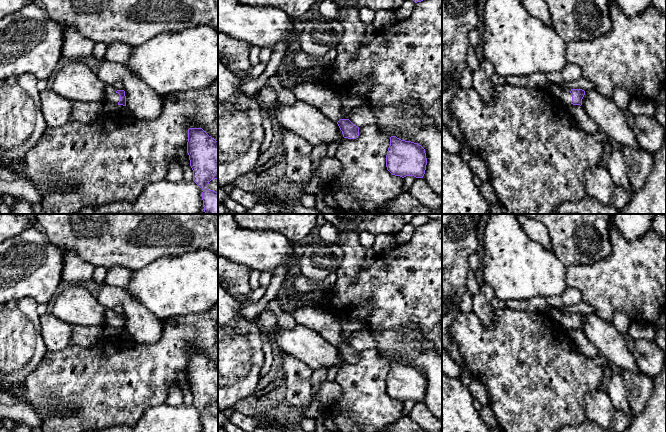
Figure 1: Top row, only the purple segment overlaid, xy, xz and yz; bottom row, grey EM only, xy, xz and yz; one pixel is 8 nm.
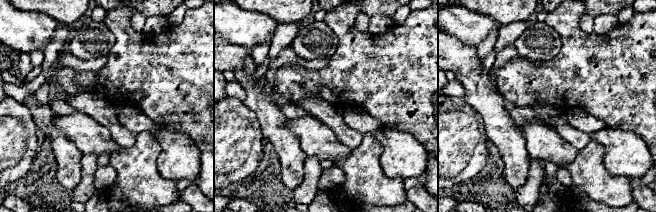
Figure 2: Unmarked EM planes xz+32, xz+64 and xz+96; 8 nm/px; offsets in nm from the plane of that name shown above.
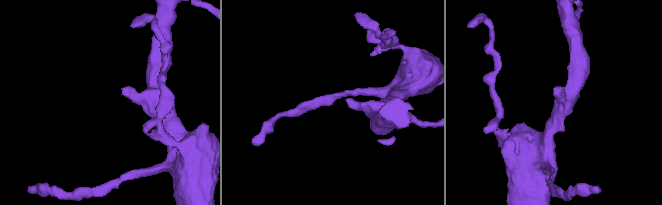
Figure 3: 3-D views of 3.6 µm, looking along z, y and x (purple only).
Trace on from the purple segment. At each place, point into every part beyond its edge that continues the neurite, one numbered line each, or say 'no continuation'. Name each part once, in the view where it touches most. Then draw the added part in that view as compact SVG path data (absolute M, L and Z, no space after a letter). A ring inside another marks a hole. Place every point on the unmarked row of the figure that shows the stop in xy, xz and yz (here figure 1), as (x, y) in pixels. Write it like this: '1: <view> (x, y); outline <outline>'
1: xy (111, 321); outline M106 309L103 328L118 328L120 319L116 315L117 313L113 309Z

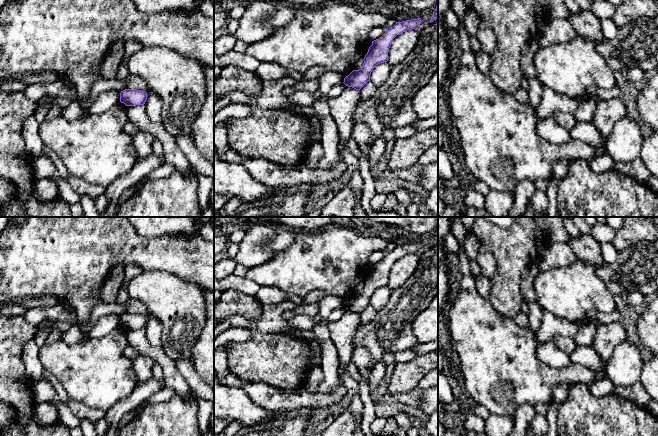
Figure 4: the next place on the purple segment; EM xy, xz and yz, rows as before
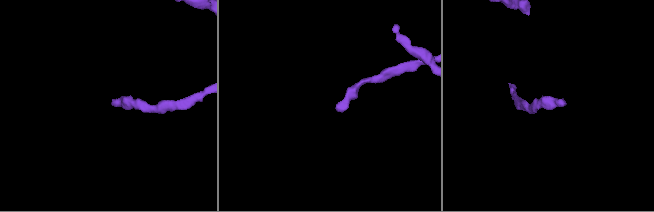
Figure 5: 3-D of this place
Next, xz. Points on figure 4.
no continuation

